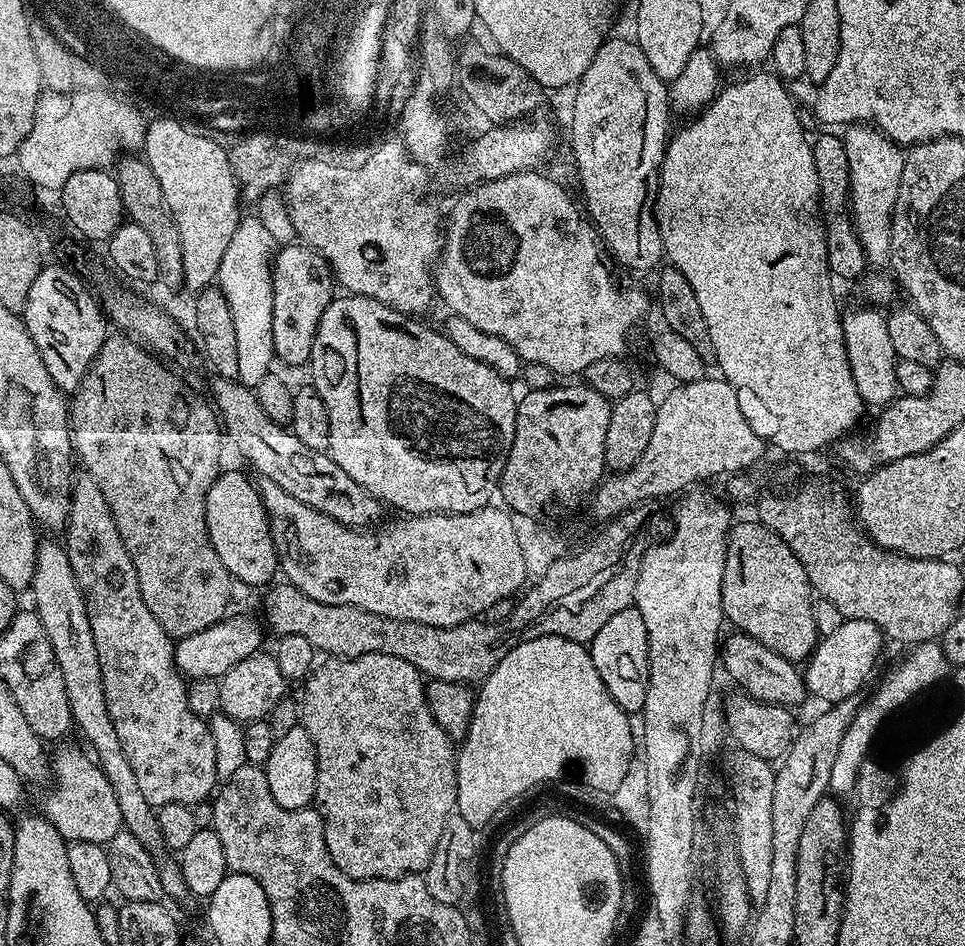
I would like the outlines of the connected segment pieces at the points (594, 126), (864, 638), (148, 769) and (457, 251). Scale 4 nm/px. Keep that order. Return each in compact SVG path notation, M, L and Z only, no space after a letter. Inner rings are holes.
M628 38L628 40L606 39L597 53L594 54L593 61L586 68L586 72L574 85L576 97L572 100L572 156L576 159L576 172L580 175L580 188L584 191L584 200L588 203L589 213L587 212L587 215L590 217L599 239L606 245L607 251L608 248L612 251L613 258L618 263L633 268L636 272L644 272L647 268L659 269L665 259L662 234L656 225L656 191L660 185L660 167L664 161L664 150L670 139L668 89L669 85L662 78L658 78L658 74L654 74L654 66L650 66L650 62L646 62L646 54L642 54L640 45L632 38Z
M845 618L842 626L834 630L834 634L820 636L816 641L816 649L803 665L804 685L813 697L828 700L829 705L842 702L846 698L856 696L859 688L868 680L868 675L876 668L876 659L886 645L886 637L874 622L850 620Z
M86 474L81 475L72 485L72 501L70 502L70 514L66 525L66 547L70 566L76 572L78 586L84 595L86 602L86 614L90 618L90 630L94 630L94 646L98 646L98 662L102 666L102 686L106 690L106 710L110 710L110 718L114 722L114 730L118 730L118 740L122 743L123 753L126 754L127 761L133 767L134 774L138 777L138 786L141 787L142 795L155 808L162 805L185 804L188 807L205 803L215 791L218 781L215 769L214 738L208 732L208 725L201 717L196 716L190 710L188 701L188 684L185 677L181 676L176 668L176 649L173 637L160 625L158 618L150 614L150 606L142 602L142 590L138 590L138 574L134 570L134 562L122 542L122 534L118 534L118 526L114 526L114 518L110 514L110 506L106 506L106 498L102 495L102 490L98 490L98 482L94 482Z
M543 171L534 172L514 172L504 175L497 180L485 180L475 186L469 187L468 192L449 212L446 212L446 223L442 228L442 251L438 257L438 263L434 268L434 288L444 299L447 310L453 316L466 318L466 322L471 322L473 326L478 326L478 330L486 330L486 334L494 334L510 346L520 355L521 361L533 364L542 362L542 366L550 366L561 377L568 378L571 372L583 374L586 366L590 362L598 362L598 358L607 356L623 357L624 351L628 348L628 335L632 332L632 327L639 322L647 310L648 304L644 301L644 296L640 292L627 292L624 288L619 288L612 281L612 272L604 265L604 260L600 257L602 244L594 231L593 225L576 209L574 201L568 197L568 192L560 184L555 184L552 180L544 177Z

